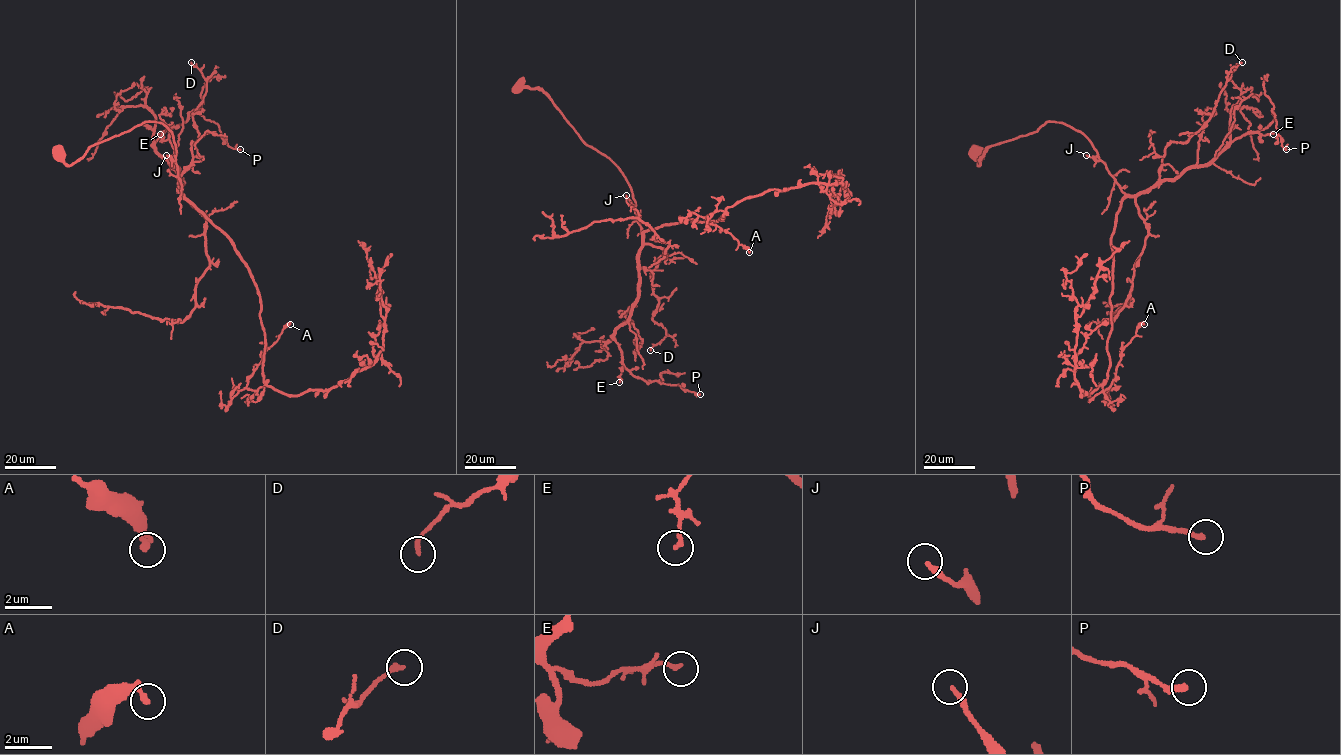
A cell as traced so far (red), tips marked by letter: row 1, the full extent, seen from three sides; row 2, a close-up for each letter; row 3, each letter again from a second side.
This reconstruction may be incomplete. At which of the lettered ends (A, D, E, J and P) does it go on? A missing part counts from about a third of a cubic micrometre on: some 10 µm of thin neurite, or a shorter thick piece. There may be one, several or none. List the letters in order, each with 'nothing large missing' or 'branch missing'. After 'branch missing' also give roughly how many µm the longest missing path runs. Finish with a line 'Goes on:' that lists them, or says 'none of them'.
A: nothing large missing
D: nothing large missing
E: nothing large missing
J: nothing large missing
P: nothing large missing
Goes on: none of them

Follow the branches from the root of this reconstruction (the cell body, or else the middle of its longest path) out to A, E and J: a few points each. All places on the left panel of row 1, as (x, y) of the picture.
A: (61, 150), (71, 165), (164, 125), (183, 195), (259, 297), (264, 384), (249, 390), (290, 324)
E: (61, 150), (71, 165), (94, 144), (159, 122), (173, 136), (183, 195), (179, 170), (154, 146), (160, 134)
J: (61, 150), (62, 160), (71, 165), (94, 144), (143, 122), (159, 122), (175, 143), (175, 159), (166, 155)

